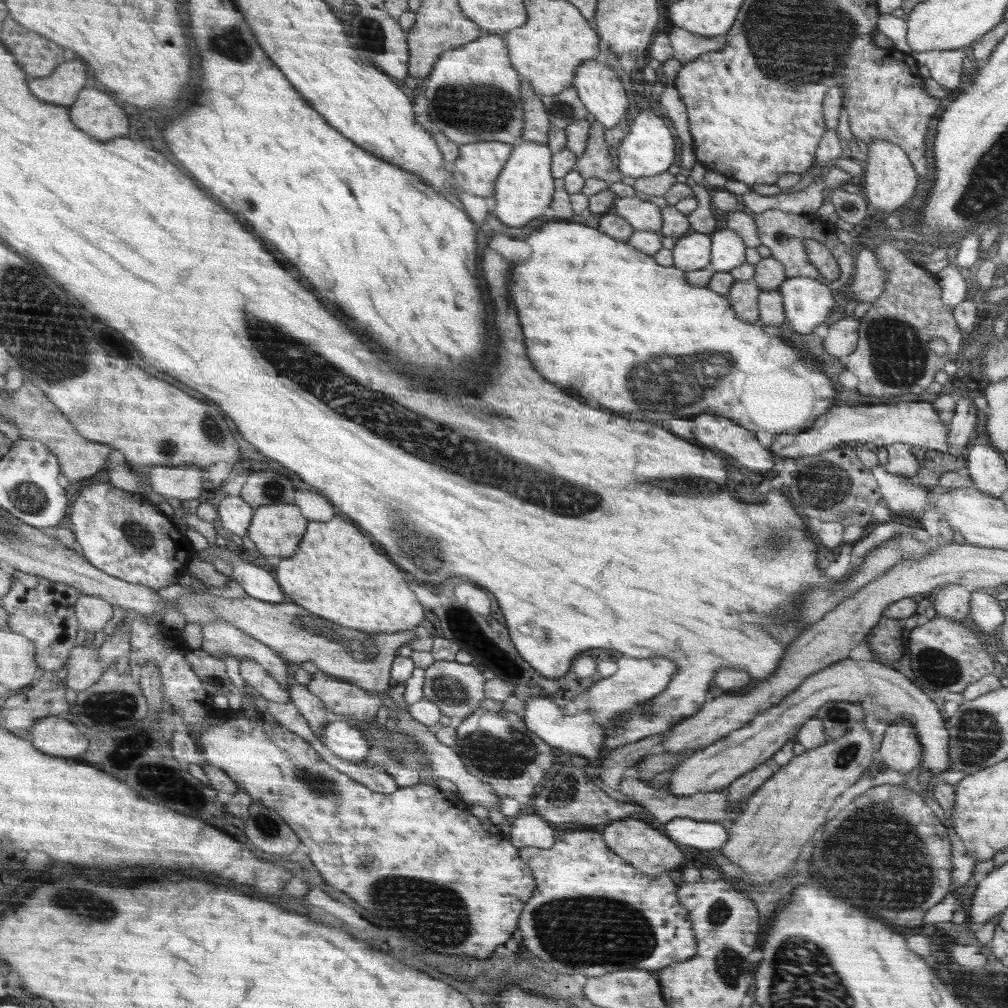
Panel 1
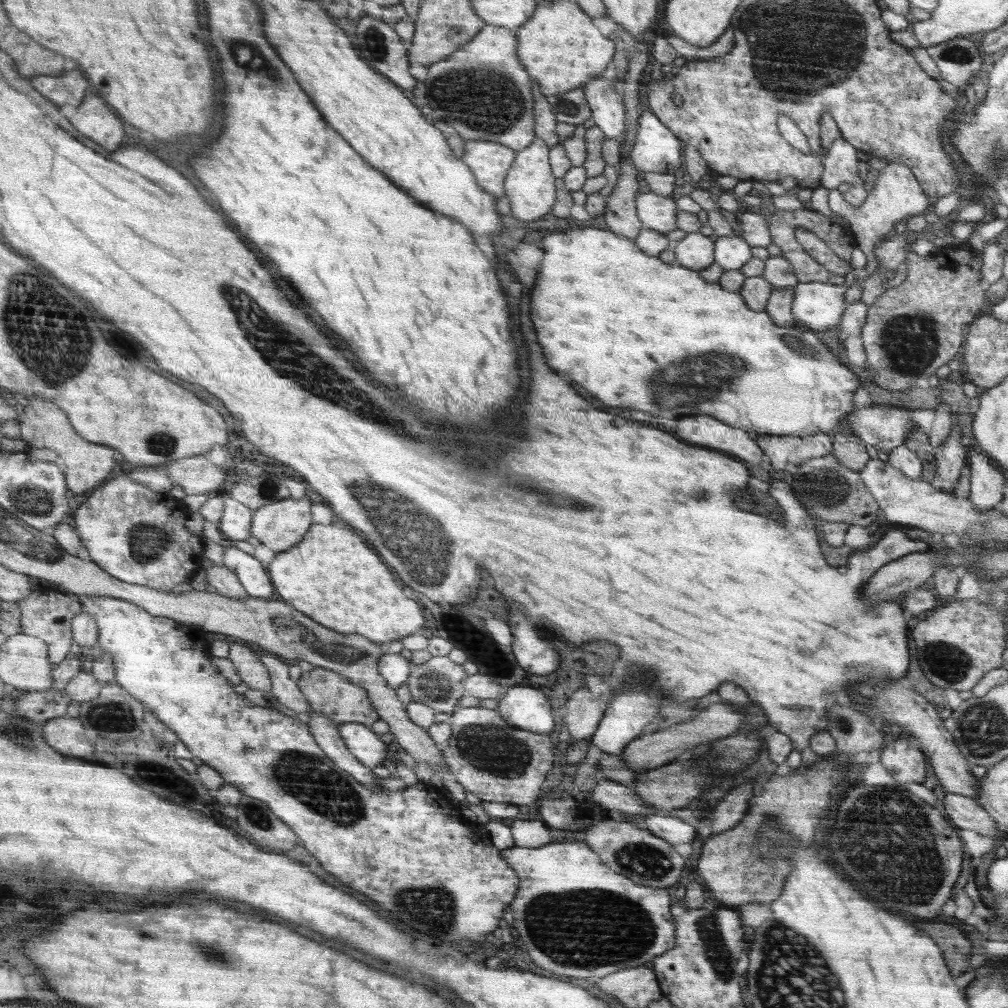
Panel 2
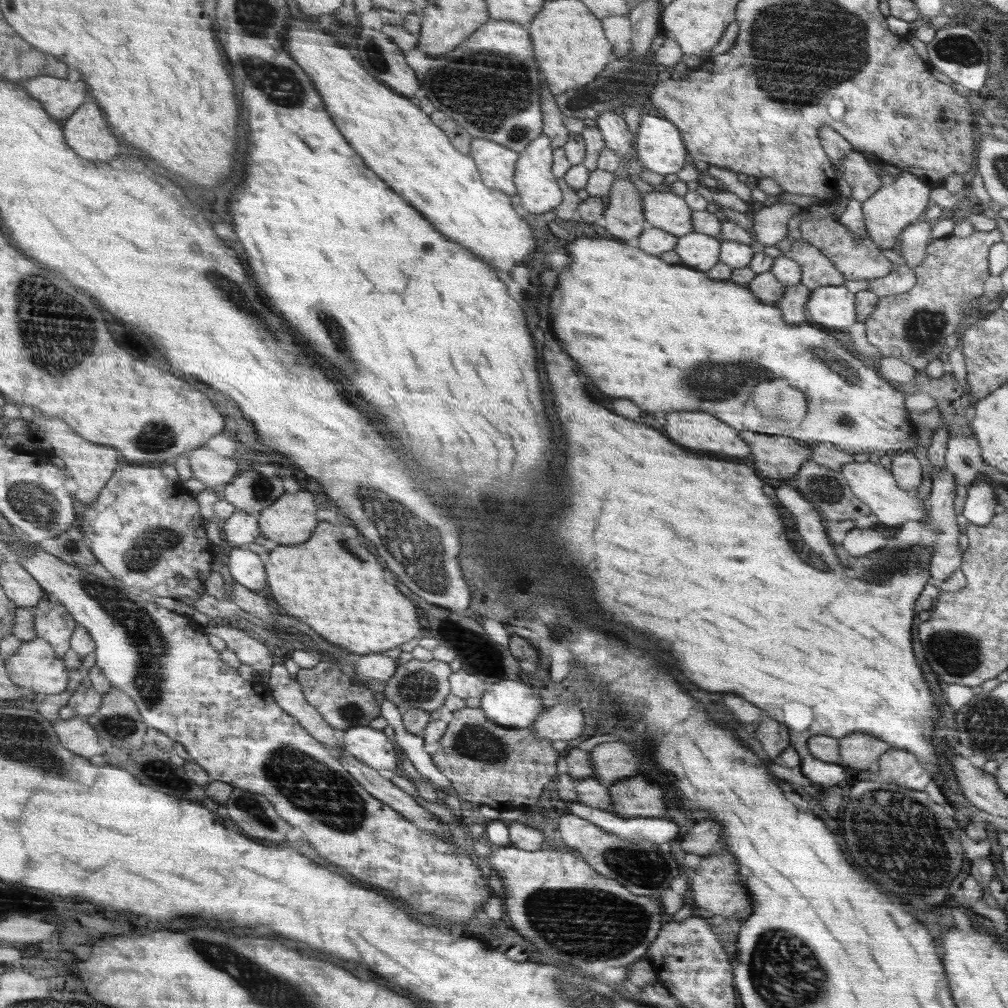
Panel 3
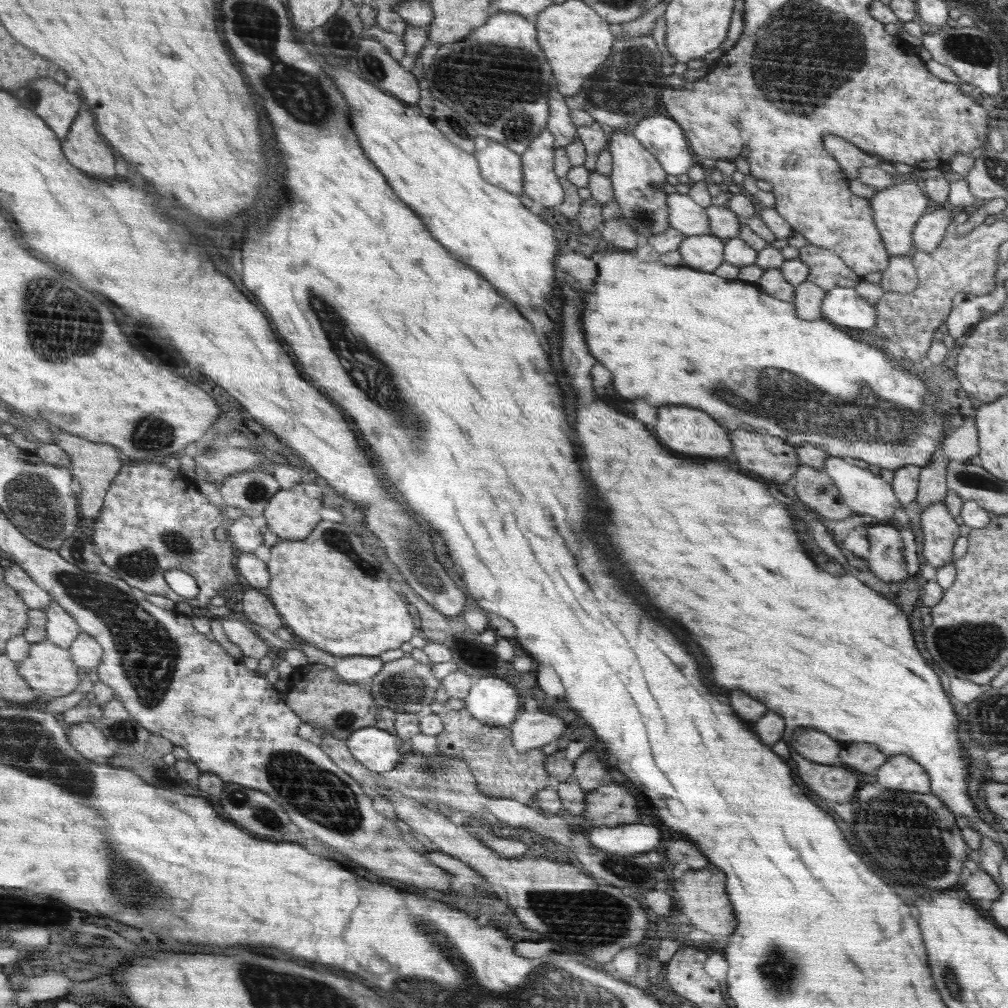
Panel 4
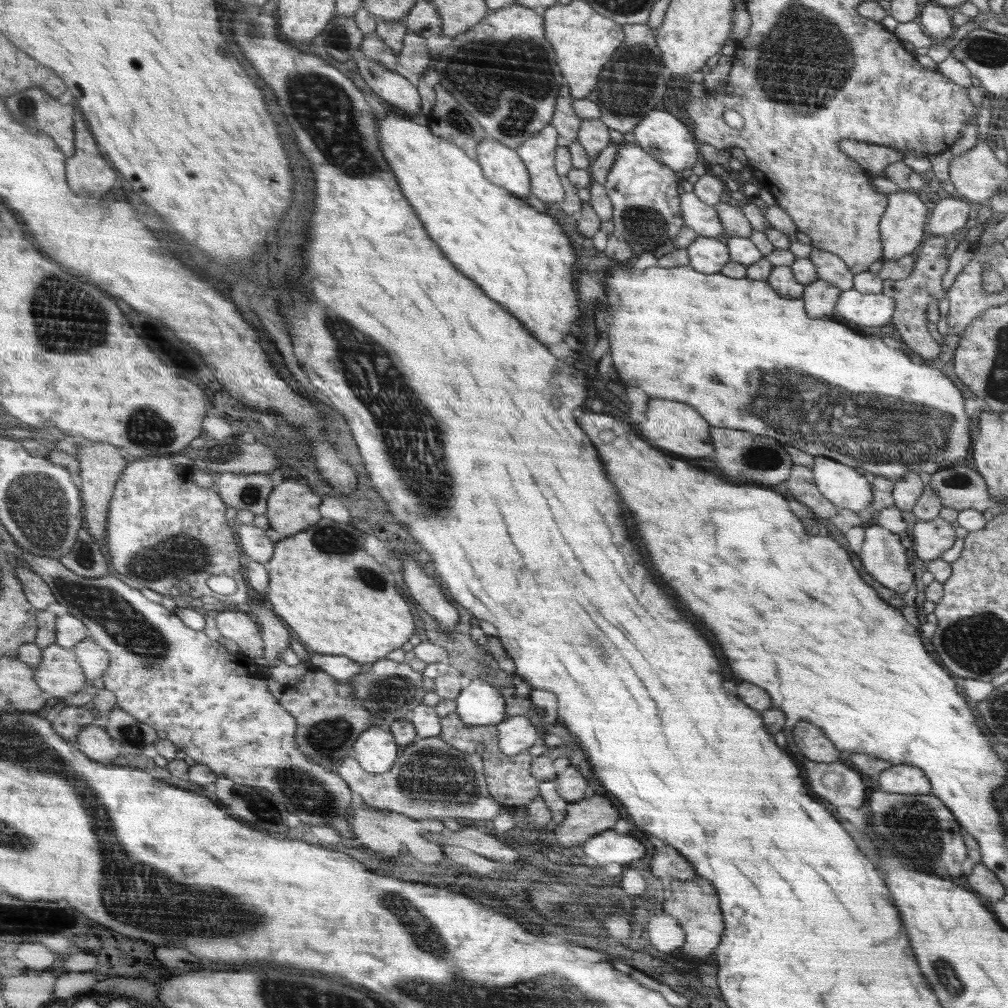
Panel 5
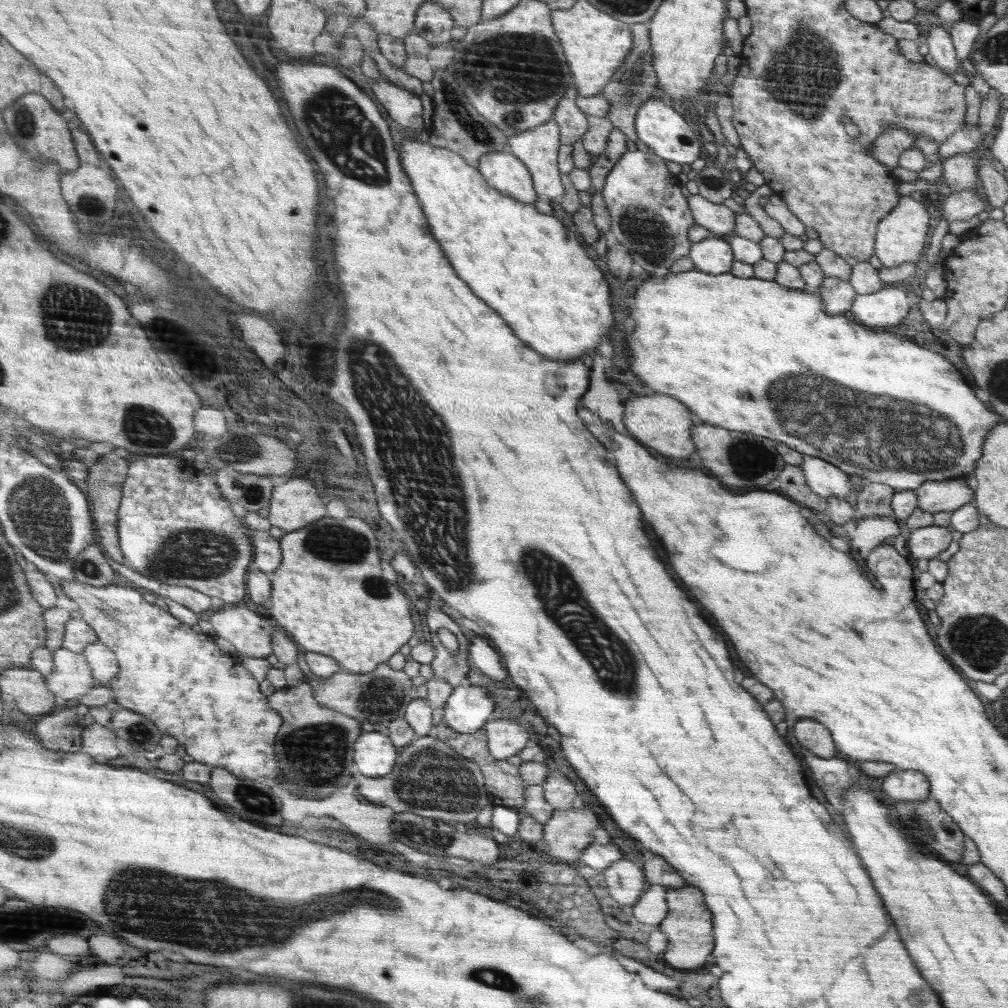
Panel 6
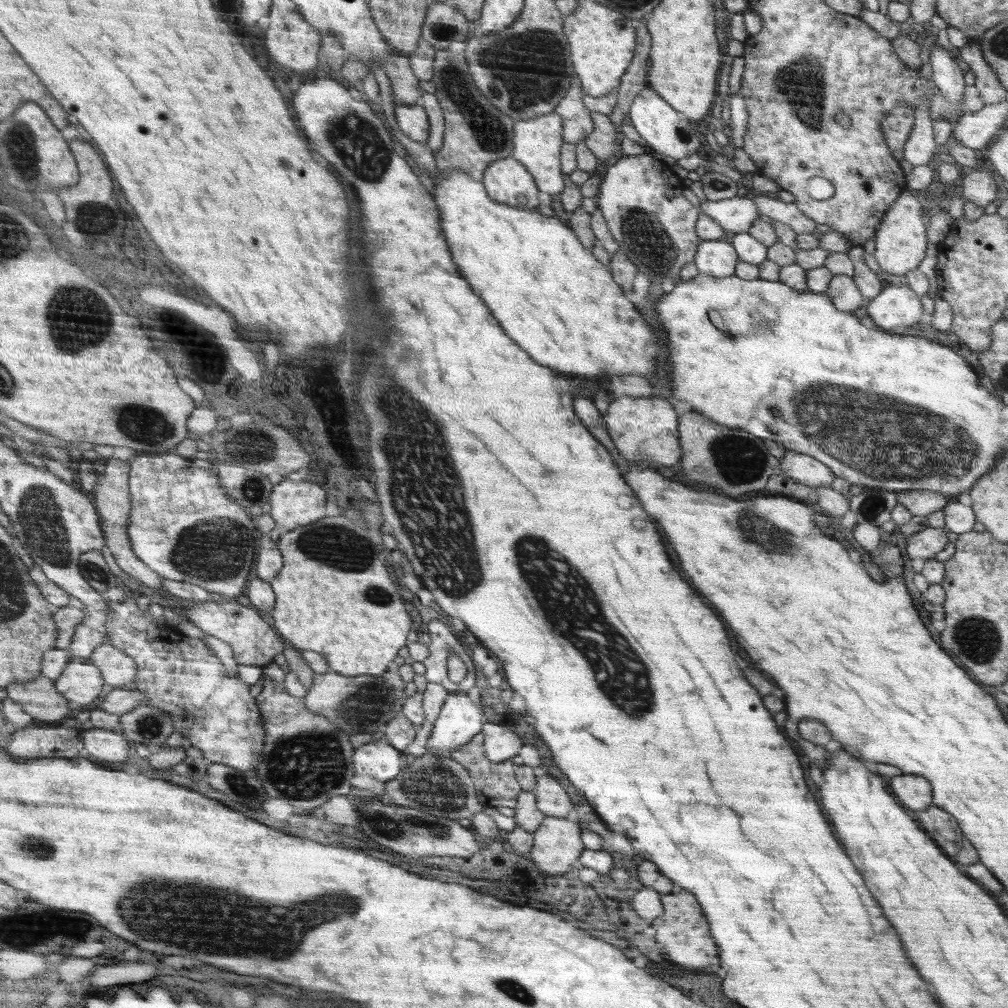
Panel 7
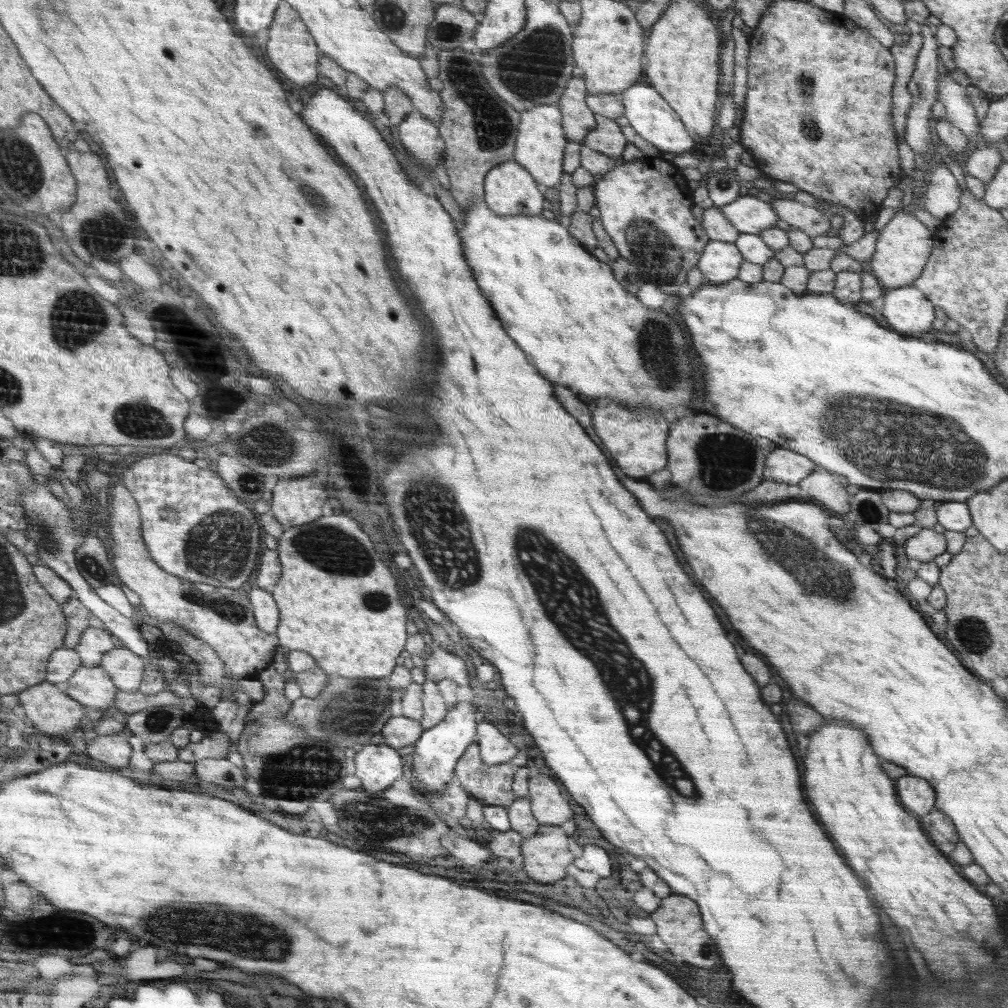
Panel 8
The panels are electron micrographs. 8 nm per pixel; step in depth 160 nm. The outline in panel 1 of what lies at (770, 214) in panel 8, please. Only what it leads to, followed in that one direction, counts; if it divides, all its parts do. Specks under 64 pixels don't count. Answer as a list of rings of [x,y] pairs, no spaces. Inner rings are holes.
[[[636,196],[617,198],[612,211],[627,220],[635,230],[656,232],[664,224],[661,208]]]

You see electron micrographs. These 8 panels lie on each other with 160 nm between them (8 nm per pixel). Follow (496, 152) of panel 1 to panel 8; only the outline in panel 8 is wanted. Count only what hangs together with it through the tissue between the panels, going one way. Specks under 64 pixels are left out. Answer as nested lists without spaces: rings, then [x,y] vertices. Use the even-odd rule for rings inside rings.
[[[509,161],[489,170],[484,200],[499,215],[540,215],[544,196],[538,185],[524,166]]]

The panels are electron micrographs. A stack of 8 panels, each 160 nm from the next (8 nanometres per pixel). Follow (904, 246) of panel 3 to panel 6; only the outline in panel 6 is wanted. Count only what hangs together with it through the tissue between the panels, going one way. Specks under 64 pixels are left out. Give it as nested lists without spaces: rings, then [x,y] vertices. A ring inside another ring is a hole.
[[[976,190],[952,193],[942,208],[942,216],[948,223],[954,220],[968,220],[986,208],[984,197],[977,196]]]

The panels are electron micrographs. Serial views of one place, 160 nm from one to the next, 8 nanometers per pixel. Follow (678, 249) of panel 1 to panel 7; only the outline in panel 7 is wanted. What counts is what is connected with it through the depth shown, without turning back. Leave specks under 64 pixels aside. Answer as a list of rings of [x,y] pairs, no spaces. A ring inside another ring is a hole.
[[[705,240],[697,248],[693,262],[700,274],[724,278],[736,273],[740,256],[733,244],[724,240]]]

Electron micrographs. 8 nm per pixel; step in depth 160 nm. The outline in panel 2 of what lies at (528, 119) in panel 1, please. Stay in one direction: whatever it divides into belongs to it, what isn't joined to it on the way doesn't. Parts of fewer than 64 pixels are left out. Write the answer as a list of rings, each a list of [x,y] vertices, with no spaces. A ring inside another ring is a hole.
[[[533,81],[532,88],[534,88],[533,99],[536,104],[533,106],[533,114],[536,116],[536,132],[537,138],[544,140],[550,148],[561,144],[558,139],[557,119],[553,113],[553,107],[550,106],[548,98],[541,93],[536,81]]]

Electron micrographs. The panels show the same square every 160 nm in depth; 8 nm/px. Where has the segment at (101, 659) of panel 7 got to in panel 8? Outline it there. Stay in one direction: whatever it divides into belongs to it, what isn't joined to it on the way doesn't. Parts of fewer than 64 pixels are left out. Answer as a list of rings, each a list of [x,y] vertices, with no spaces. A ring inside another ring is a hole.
[[[123,646],[107,652],[101,665],[117,682],[120,690],[139,691],[146,676],[147,662],[147,657]]]

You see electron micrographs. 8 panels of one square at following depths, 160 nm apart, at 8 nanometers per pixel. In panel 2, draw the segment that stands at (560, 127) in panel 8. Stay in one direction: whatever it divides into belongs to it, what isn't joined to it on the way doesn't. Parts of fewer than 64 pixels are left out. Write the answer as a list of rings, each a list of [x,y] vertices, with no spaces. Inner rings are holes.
[[[536,138],[528,148],[517,151],[516,160],[509,170],[510,178],[505,178],[505,197],[509,200],[510,214],[512,214],[510,218],[513,222],[536,220],[546,212],[551,212],[550,208],[557,202],[556,179],[552,173],[552,164],[549,163],[549,149],[544,140]]]

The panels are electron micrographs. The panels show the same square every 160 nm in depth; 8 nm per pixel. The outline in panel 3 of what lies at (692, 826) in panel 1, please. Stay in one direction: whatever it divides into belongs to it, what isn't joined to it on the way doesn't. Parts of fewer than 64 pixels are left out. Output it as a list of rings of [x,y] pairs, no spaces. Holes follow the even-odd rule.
[[[576,800],[566,804],[568,812],[589,820],[596,827],[603,828],[627,841],[651,840],[659,845],[662,842],[673,842],[678,839],[678,825],[670,820],[658,818],[626,818],[611,811],[592,808]]]

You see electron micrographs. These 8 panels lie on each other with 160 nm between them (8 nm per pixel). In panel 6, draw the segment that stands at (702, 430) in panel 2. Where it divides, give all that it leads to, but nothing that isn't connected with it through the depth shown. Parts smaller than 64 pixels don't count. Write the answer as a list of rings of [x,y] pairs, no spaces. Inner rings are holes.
[[[662,394],[638,398],[638,400],[628,400],[624,406],[624,426],[630,430],[634,438],[646,443],[646,446],[654,448],[656,452],[672,458],[692,458],[696,456],[697,446],[691,438],[691,429],[694,429],[692,412],[678,400]]]

